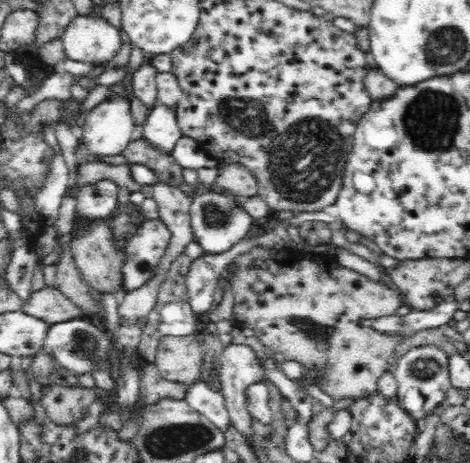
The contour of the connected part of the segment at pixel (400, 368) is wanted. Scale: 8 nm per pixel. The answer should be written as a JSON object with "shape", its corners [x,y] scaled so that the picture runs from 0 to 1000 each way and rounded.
{"shape":[[[928,743],[885,747],[885,752],[864,760],[860,769],[849,773],[843,803],[838,803],[840,821],[847,825],[843,851],[847,868],[860,873],[860,864],[872,860],[872,851],[881,851],[881,842],[885,842],[902,864],[902,873],[898,873],[902,890],[923,886],[938,875],[953,842],[964,838],[955,799],[957,773],[953,760],[945,760]]]}

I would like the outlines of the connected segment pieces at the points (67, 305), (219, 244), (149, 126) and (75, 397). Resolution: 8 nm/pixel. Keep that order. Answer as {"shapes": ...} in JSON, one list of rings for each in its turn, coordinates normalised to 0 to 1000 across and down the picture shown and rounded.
{"shapes":[[[[119,618],[94,620],[68,633],[49,652],[45,674],[55,674],[62,683],[89,691],[102,702],[181,680],[179,672]]],[[[449,410],[438,421],[409,428],[404,467],[411,514],[440,546],[451,549],[485,542],[491,531],[519,516],[528,501],[540,503],[549,488],[549,477],[494,434],[494,428],[470,423]]],[[[332,222],[317,235],[304,276],[302,294],[357,330],[366,330],[374,307],[389,294],[372,231],[345,222]]],[[[113,832],[89,838],[89,860],[83,866],[111,914],[153,920],[183,898],[187,881],[204,868],[204,860],[204,847],[196,840]]]]}

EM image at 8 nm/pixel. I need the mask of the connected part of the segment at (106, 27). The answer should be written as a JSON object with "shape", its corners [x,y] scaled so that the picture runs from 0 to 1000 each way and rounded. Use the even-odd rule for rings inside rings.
{"shape":[[[166,32],[149,41],[130,78],[138,121],[166,132],[219,136],[257,108],[255,63],[217,35]]]}

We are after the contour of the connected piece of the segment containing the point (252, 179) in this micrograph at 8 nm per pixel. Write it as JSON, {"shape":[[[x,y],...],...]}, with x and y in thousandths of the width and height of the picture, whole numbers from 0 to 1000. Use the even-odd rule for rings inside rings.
{"shape":[[[506,352],[481,356],[477,367],[468,367],[457,395],[511,428],[545,423],[549,415],[545,378],[528,361]]]}

